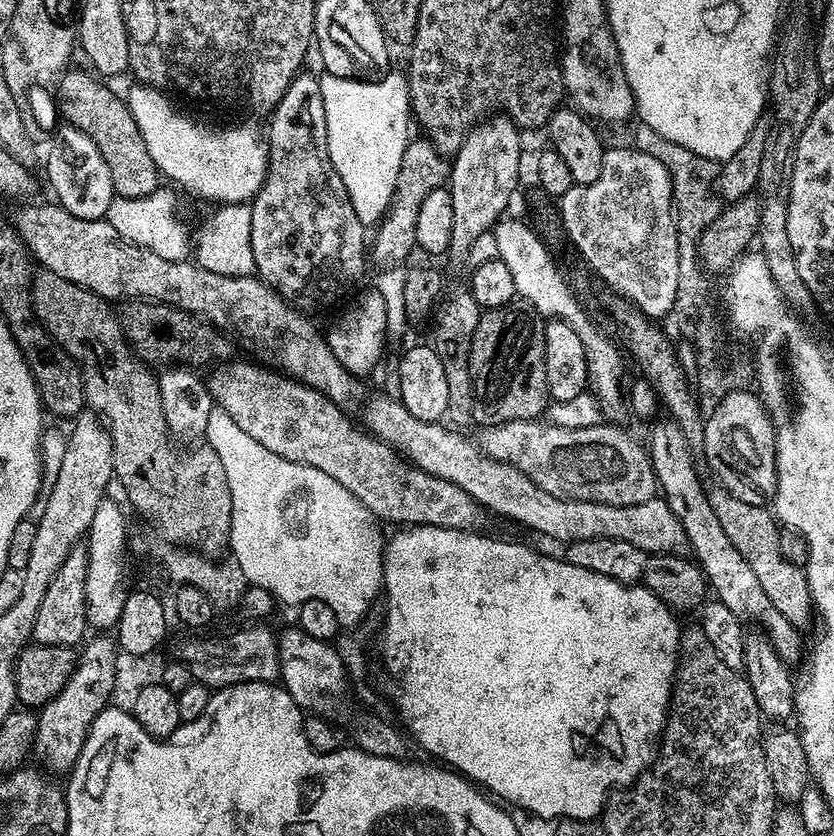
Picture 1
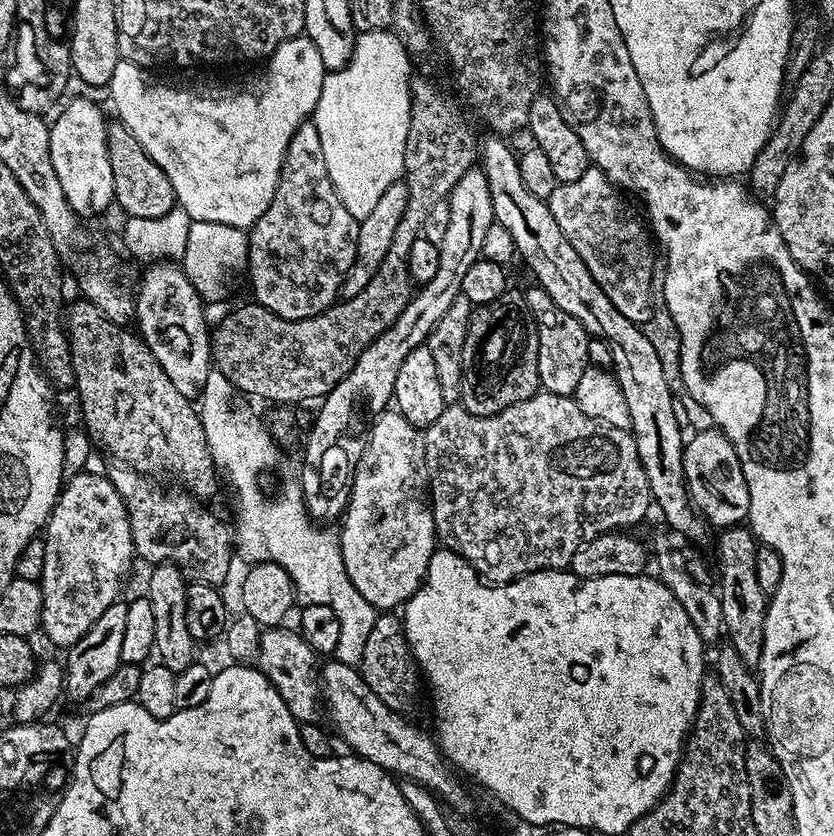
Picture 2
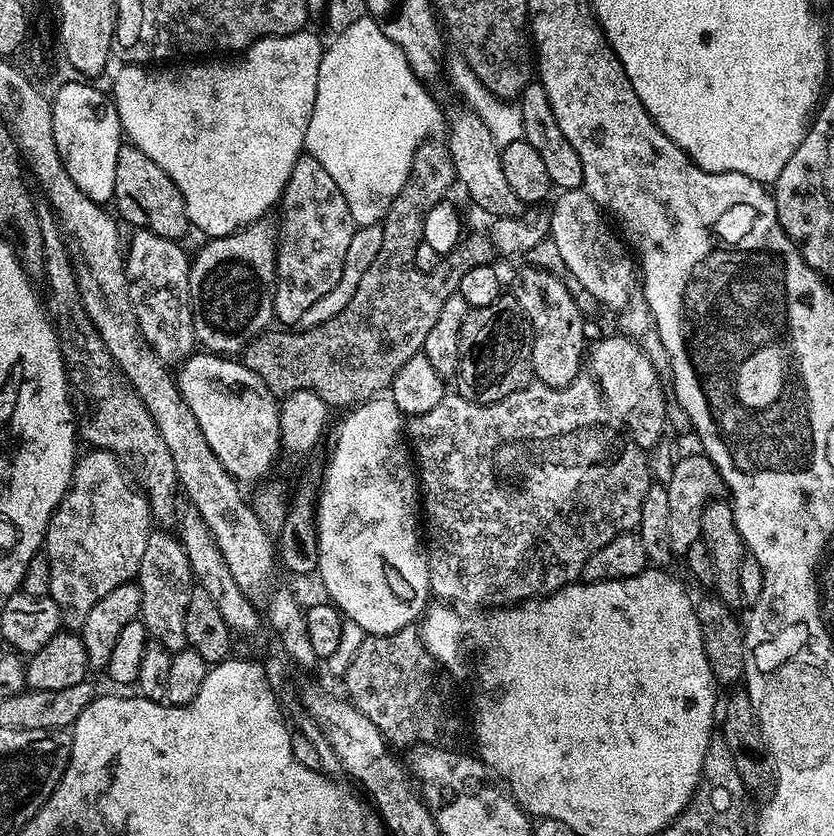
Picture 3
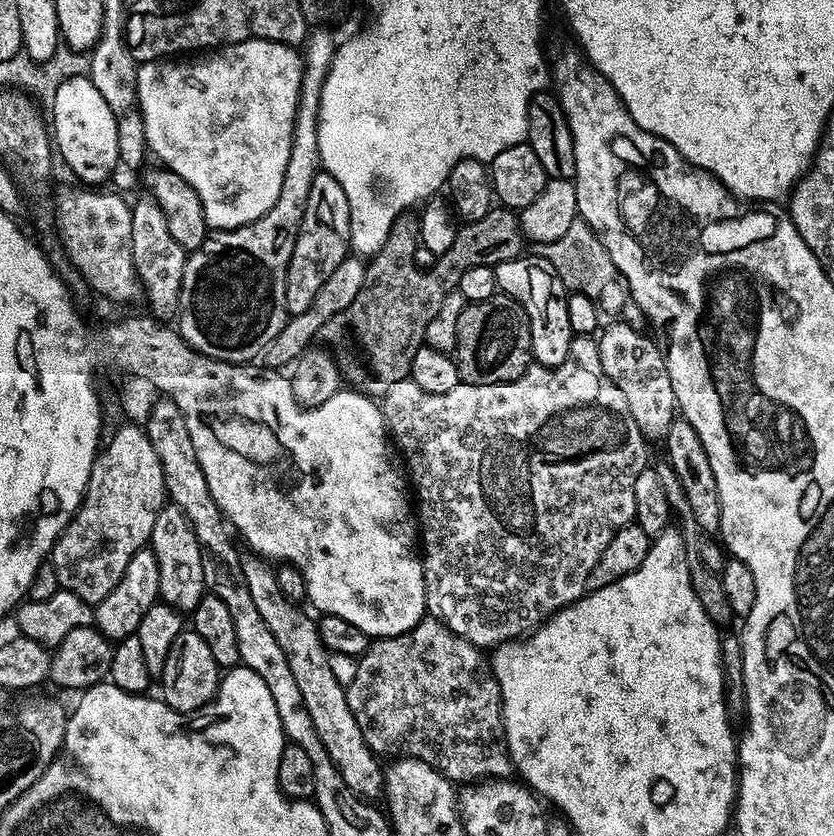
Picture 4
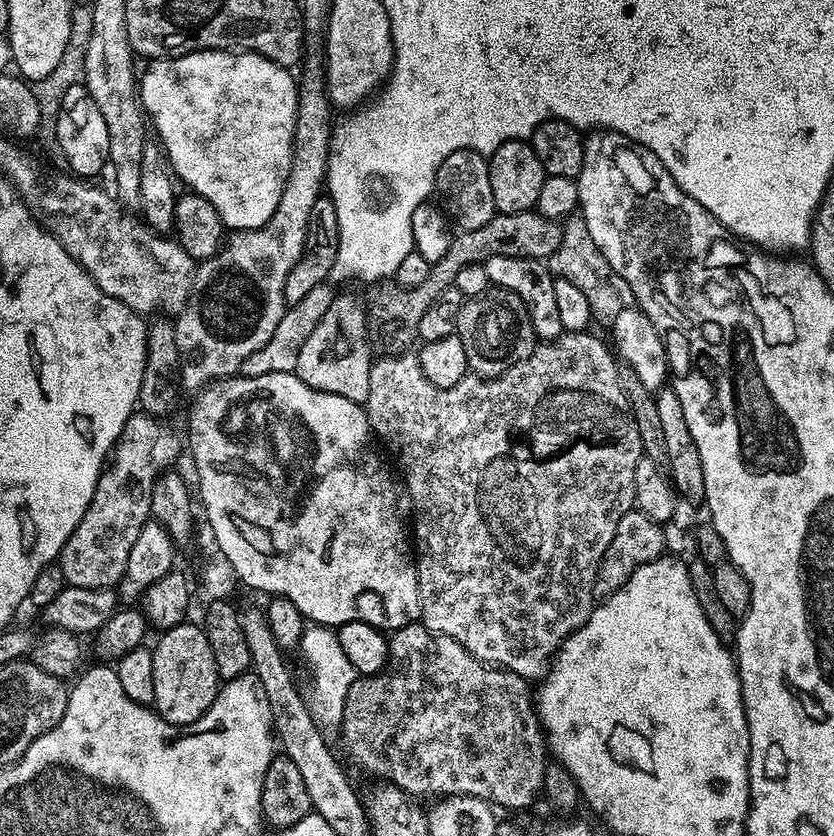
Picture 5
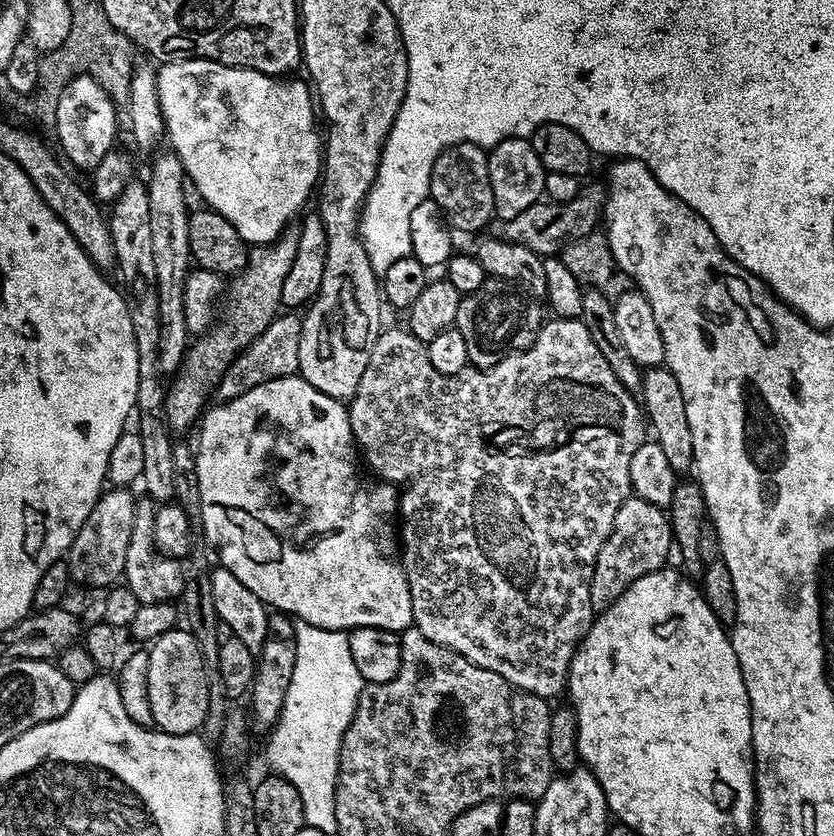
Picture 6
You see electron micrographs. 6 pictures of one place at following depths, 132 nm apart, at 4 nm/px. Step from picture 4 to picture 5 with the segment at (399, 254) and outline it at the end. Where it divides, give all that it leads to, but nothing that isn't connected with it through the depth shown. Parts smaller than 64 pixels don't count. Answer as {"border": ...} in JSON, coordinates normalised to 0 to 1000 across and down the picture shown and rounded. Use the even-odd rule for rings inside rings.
{"border":[[[645,252],[622,254],[621,256],[595,256],[583,270],[573,275],[548,276],[540,289],[540,299],[518,317],[516,328],[506,342],[484,344],[474,337],[452,337],[440,346],[439,382],[441,384],[441,410],[457,427],[481,425],[494,410],[501,407],[501,384],[511,376],[511,366],[530,347],[543,343],[549,333],[549,323],[565,316],[579,316],[594,306],[607,309],[635,309],[656,312],[669,299],[676,274],[673,264],[661,263]]]}

